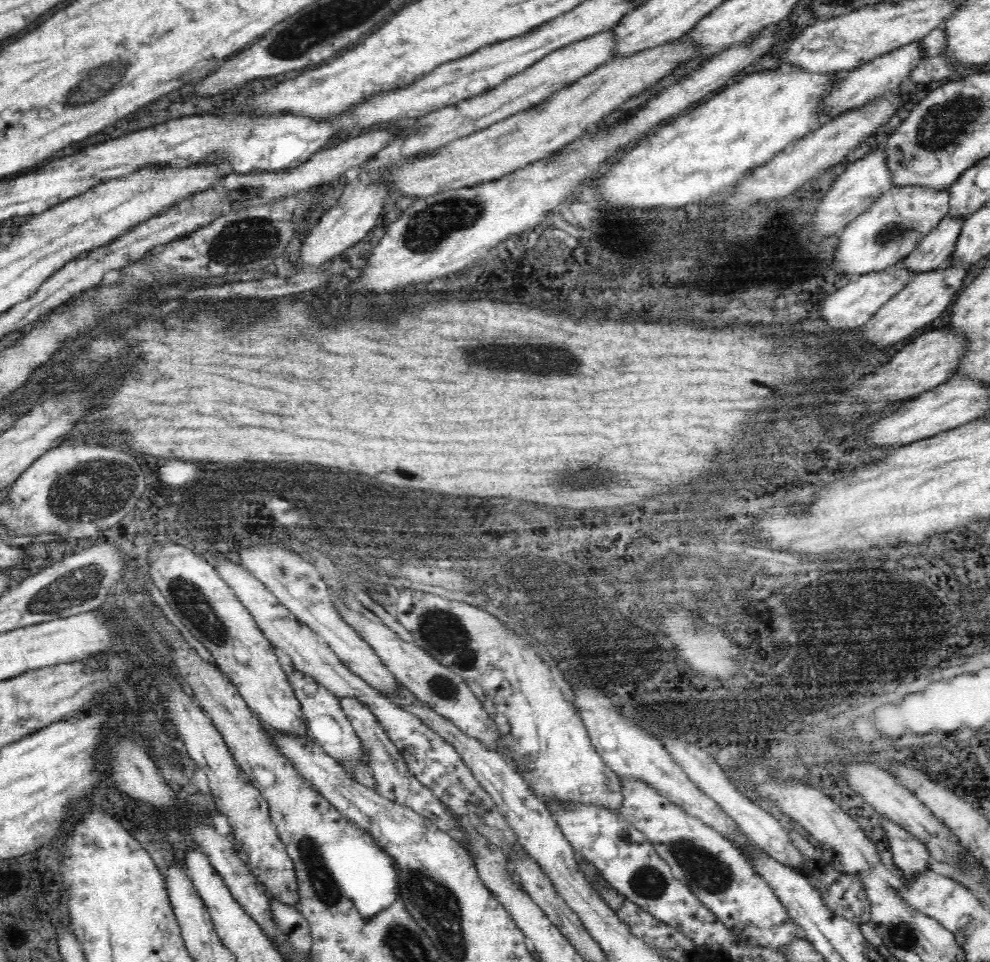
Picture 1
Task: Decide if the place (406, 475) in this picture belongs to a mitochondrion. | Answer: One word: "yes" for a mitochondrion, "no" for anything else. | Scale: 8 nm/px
no

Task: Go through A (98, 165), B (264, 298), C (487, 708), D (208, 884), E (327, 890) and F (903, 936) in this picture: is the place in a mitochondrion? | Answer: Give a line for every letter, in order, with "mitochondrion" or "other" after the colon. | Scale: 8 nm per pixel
A: other
B: other
C: other
D: other
E: mitochondrion
F: mitochondrion

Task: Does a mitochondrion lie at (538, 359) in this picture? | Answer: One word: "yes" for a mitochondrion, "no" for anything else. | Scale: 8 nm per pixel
yes

